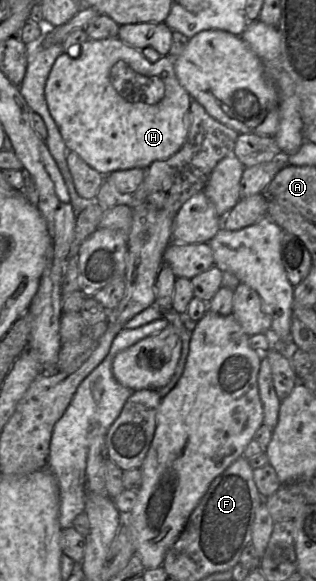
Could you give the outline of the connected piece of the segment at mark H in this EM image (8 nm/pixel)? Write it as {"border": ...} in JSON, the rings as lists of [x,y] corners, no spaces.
{"border":[[[119,38],[93,40],[88,39],[79,46],[76,51],[63,52],[54,62],[45,84],[45,99],[51,116],[56,122],[63,141],[69,151],[75,152],[90,167],[103,176],[118,170],[133,168],[146,169],[155,161],[166,160],[174,155],[184,144],[190,127],[190,104],[191,97],[180,85],[174,70],[174,57],[165,56],[155,62],[149,59],[156,58],[147,53],[125,44]]]}

